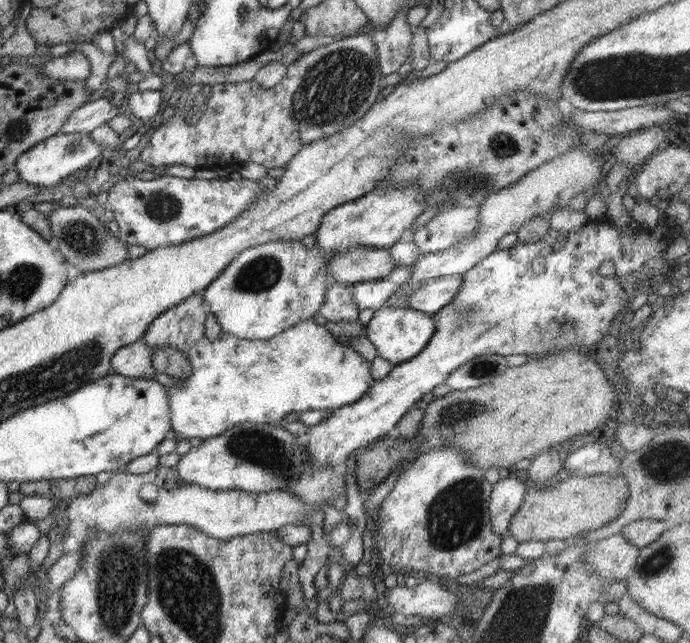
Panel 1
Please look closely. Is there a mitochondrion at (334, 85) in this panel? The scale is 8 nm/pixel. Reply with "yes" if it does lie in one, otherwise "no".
yes

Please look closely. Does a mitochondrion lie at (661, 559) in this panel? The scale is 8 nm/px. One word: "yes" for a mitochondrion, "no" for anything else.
yes

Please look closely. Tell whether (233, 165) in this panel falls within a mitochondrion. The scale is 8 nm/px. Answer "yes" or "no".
no

